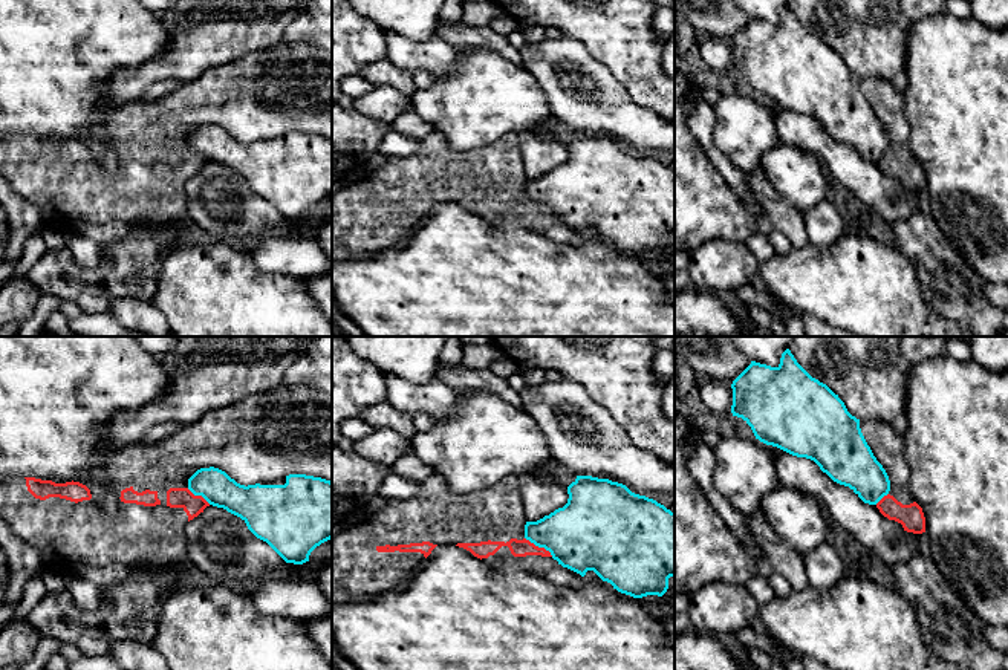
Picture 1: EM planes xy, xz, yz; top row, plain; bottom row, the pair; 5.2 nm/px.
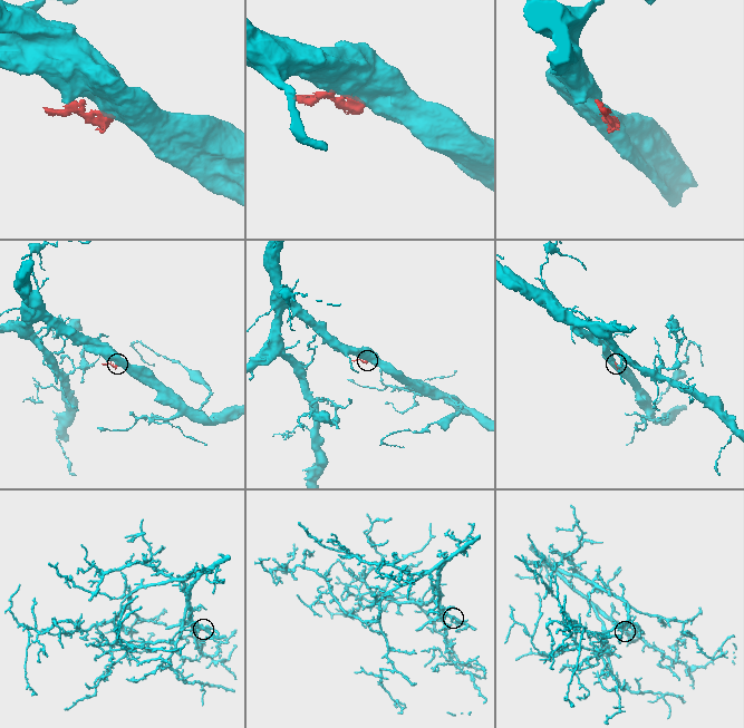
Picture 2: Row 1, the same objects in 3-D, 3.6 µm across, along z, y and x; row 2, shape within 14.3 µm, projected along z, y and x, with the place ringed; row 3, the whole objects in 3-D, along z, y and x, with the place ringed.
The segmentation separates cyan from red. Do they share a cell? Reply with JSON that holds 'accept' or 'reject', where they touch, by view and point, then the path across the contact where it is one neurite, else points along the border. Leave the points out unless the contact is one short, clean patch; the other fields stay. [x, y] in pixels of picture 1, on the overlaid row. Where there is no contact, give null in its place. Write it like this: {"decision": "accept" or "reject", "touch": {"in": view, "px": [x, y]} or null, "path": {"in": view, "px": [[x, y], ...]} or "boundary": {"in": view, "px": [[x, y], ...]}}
{"decision": "reject", "touch": {"in": "xz", "px": [539, 546]}, "boundary": {"in": "xz", "px": [[525, 537], [543, 546], [552, 556]]}}

